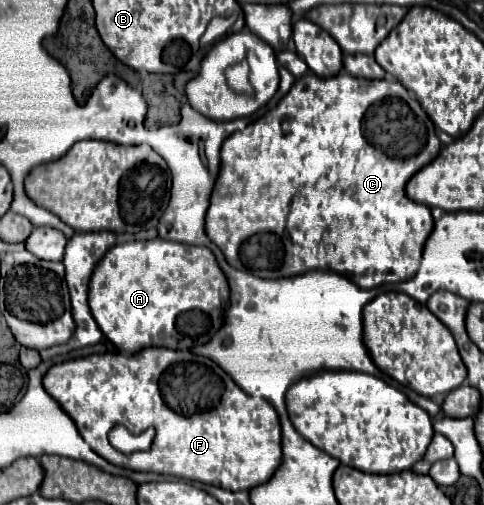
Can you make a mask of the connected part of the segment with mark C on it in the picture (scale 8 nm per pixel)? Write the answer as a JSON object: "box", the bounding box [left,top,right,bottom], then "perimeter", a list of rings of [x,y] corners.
{"box":[205,72,441,288],"perimeter":[[[341,72],[333,78],[317,78],[315,74],[299,78],[291,90],[281,98],[281,102],[269,110],[265,116],[245,126],[245,130],[231,134],[221,148],[221,172],[213,188],[211,206],[205,218],[207,236],[223,250],[227,262],[239,270],[247,270],[261,278],[289,278],[295,274],[303,274],[307,270],[335,270],[345,278],[351,278],[359,288],[375,288],[385,282],[405,282],[413,278],[419,270],[423,246],[433,230],[433,216],[429,206],[417,204],[407,198],[405,184],[413,174],[417,174],[423,166],[433,162],[441,150],[441,142],[435,132],[435,124],[419,106],[419,100],[413,98],[401,82],[385,82],[385,80],[365,80],[349,76]]]}

